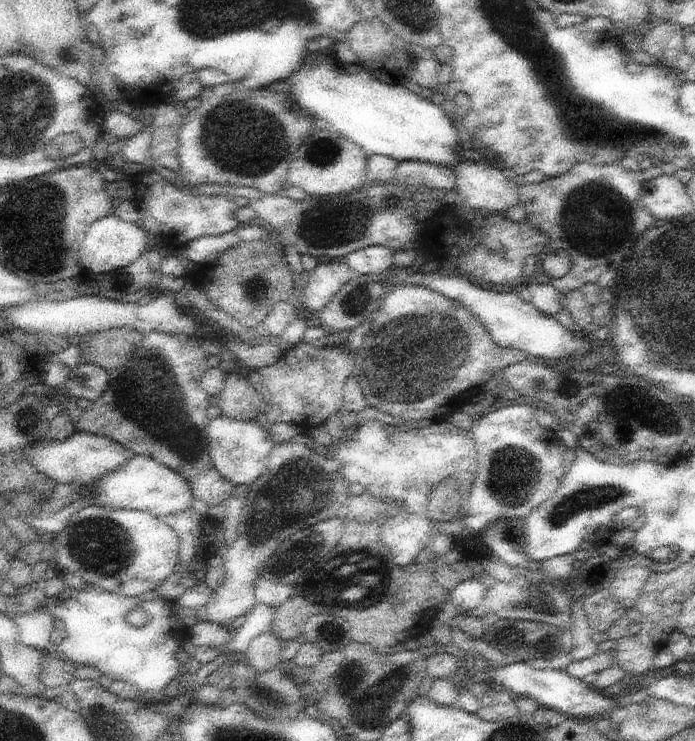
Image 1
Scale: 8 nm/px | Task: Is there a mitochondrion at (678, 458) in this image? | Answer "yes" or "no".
no

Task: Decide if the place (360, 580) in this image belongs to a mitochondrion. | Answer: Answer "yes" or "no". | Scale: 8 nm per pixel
yes

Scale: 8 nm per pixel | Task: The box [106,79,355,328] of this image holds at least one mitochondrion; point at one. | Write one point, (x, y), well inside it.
(229, 128)

